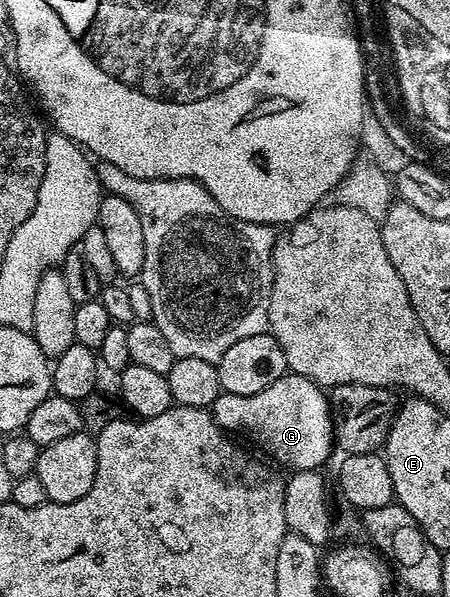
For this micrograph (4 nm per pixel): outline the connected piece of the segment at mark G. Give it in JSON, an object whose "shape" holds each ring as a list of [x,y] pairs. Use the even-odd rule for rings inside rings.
{"shape":[[[285,372],[270,384],[270,388],[262,388],[262,392],[254,396],[221,392],[210,413],[221,430],[253,438],[273,463],[292,466],[293,471],[320,470],[334,451],[332,407],[328,405],[328,394],[306,376]]]}

